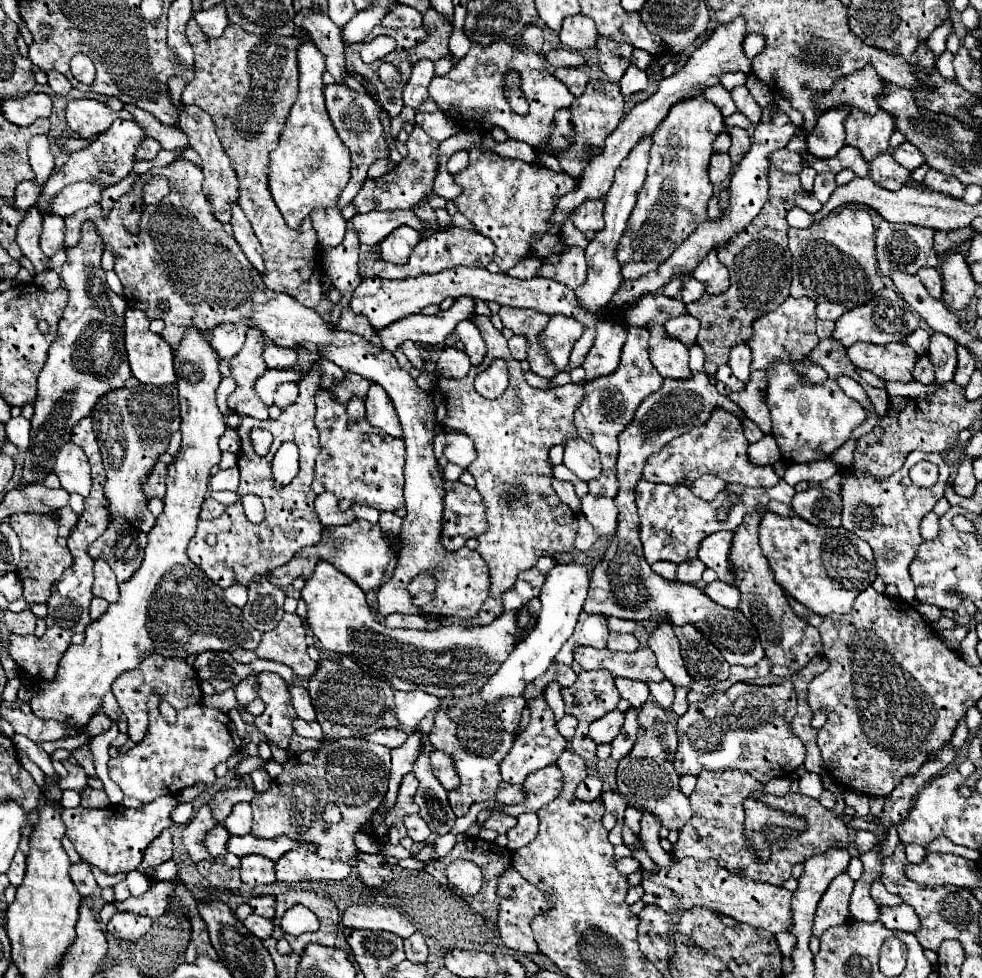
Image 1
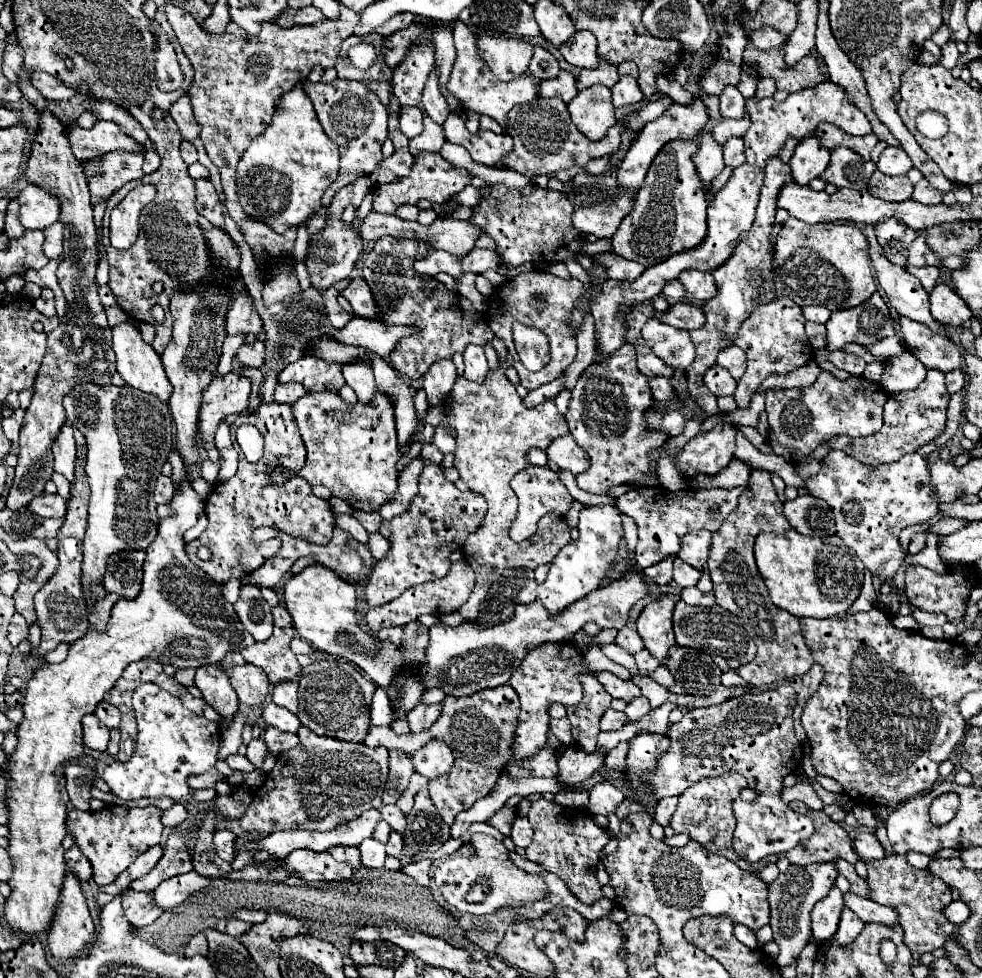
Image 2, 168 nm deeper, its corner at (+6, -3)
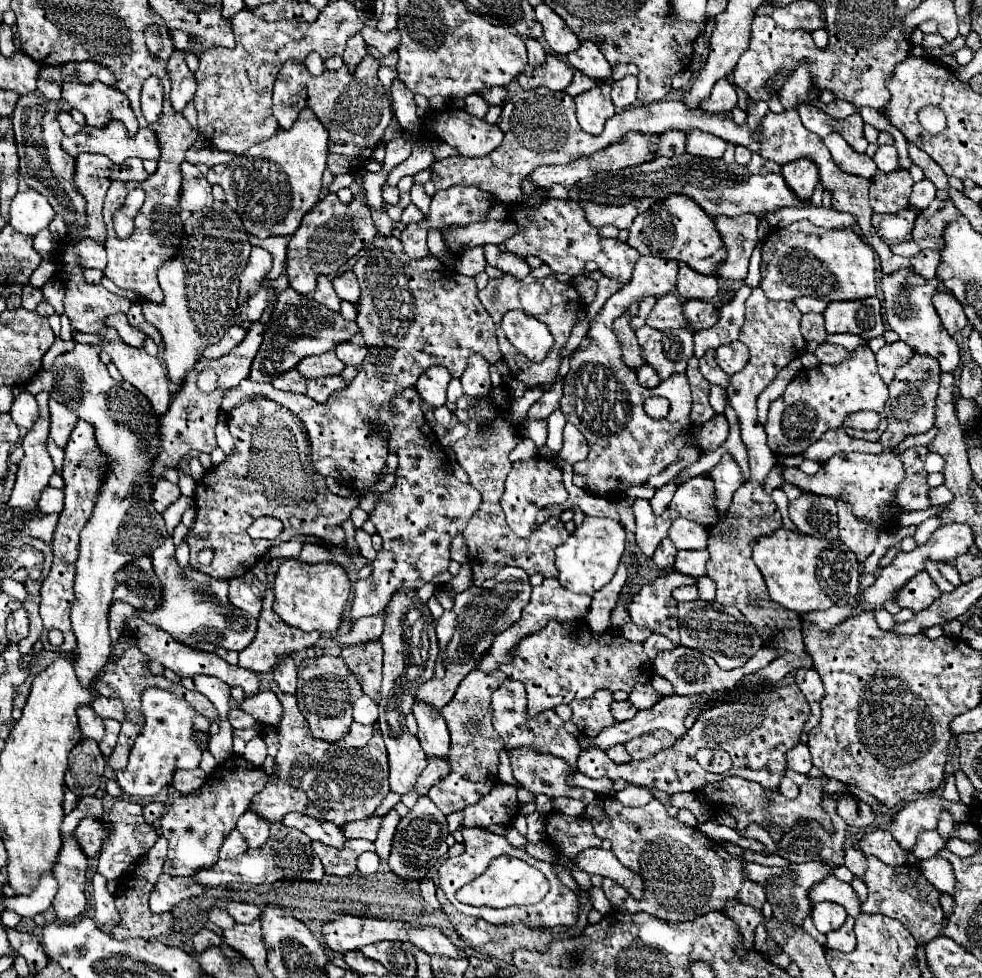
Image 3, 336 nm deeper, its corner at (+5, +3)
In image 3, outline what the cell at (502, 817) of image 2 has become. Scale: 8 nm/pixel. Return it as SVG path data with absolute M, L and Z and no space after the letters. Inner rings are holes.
M498 782L486 798L482 798L478 804L468 806L464 810L462 826L478 826L488 828L490 824L506 824L518 816L518 800L516 800L516 786Z

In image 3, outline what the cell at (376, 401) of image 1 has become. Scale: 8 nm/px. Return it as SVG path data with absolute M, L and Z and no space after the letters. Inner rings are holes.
M356 334L356 336L352 336L350 340L346 340L346 342L342 342L342 344L336 346L334 352L338 354L338 358L340 358L344 364L352 364L352 366L356 366L356 368L362 366L368 350L366 350L366 346L358 344L358 342L364 342L362 334Z

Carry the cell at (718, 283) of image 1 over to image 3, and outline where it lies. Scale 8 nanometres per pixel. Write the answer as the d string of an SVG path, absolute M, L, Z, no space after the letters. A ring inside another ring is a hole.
M680 264L676 290L682 300L712 300L718 294L718 282L714 276L692 272L690 266Z

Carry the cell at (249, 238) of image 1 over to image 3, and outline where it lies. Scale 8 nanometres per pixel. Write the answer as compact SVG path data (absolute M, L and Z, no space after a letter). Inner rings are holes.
M182 162L180 174L182 174L182 192L180 192L180 202L178 202L180 208L194 212L194 210L212 206L214 202L212 186L200 174L200 170L190 162Z

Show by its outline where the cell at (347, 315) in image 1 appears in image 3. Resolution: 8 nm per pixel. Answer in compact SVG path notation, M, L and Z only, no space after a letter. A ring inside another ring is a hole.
M322 274L316 278L316 290L314 290L314 300L328 306L330 310L338 312L340 310L340 298L334 294L334 288L330 286L330 280Z

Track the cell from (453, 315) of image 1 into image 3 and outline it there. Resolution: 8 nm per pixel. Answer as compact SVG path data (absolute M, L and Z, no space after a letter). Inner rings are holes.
M286 288L286 292L280 292L278 302L272 310L264 334L264 342L252 362L248 378L254 382L272 382L276 378L276 372L292 370L306 356L316 356L334 350L338 342L344 342L346 338L350 338L350 334L358 334L358 332L360 330L356 322L346 322L340 314L328 310L316 300L308 296L300 296L298 292Z

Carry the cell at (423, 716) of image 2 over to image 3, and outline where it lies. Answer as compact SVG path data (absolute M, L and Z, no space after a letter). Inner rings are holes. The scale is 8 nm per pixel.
M508 566L508 576L506 580L488 580L486 584L482 586L470 586L468 590L460 592L454 600L454 612L456 612L456 628L454 628L454 634L446 646L446 652L442 654L444 658L444 668L446 668L446 676L444 678L432 678L428 682L424 682L420 688L418 688L418 700L420 702L430 702L436 709L441 709L454 696L458 684L464 680L466 674L470 674L480 658L490 650L490 644L494 642L494 638L498 634L502 634L504 630L508 630L514 622L520 620L520 614L522 614L522 608L528 604L530 600L530 592L532 592L532 586L530 586L530 576L524 574L522 568L514 568L514 566Z

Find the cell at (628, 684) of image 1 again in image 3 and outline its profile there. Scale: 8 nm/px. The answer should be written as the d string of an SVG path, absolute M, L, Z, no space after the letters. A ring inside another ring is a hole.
M552 620L546 628L522 638L514 648L512 648L512 660L508 664L498 666L508 678L514 678L524 684L526 694L528 694L528 714L540 714L544 710L556 708L558 704L570 704L572 700L586 699L590 697L598 688L606 690L624 690L630 692L634 684L638 682L650 682L654 676L654 666L650 658L646 656L644 648L640 642L630 642L618 628L608 628L604 634L594 636L586 620L574 620L574 622L556 622Z

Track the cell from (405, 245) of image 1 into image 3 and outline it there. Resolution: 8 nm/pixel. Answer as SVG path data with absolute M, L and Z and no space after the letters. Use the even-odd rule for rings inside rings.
M378 236L360 254L358 262L352 266L352 272L356 274L358 284L360 284L360 300L356 302L356 310L358 310L356 324L362 330L362 336L366 338L366 346L368 346L368 358L362 362L352 384L346 390L340 390L338 394L334 394L334 398L330 398L328 402L320 404L302 394L274 390L274 386L268 382L258 384L258 382L250 382L246 378L236 388L226 390L224 400L222 400L222 410L230 412L229 410L232 410L234 406L238 406L240 402L254 398L254 396L266 396L266 398L290 408L306 424L306 430L308 430L308 436L312 442L310 456L312 456L314 470L318 474L322 474L324 478L332 476L340 486L346 486L352 492L364 494L364 490L372 488L378 482L376 474L386 466L386 458L388 458L386 432L374 434L370 430L370 418L374 418L378 406L390 402L390 398L394 398L394 394L398 394L398 390L414 386L418 376L424 374L430 366L446 366L446 370L454 378L460 378L462 372L466 370L468 358L472 354L482 354L490 364L498 362L502 358L502 354L500 354L498 342L496 342L496 324L490 318L490 314L486 312L486 308L480 304L480 300L476 296L478 288L476 288L474 280L468 276L460 276L456 270L450 272L436 258L428 256L422 260L412 260L402 250L402 242L398 238Z

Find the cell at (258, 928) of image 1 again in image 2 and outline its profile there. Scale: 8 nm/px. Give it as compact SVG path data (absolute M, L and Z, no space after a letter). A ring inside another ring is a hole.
M231 918L231 920L227 922L227 934L235 936L235 938L239 938L241 934L245 934L245 932L249 932L249 930L251 930L251 924L249 924L249 922L241 922L241 920L237 920L237 918Z

